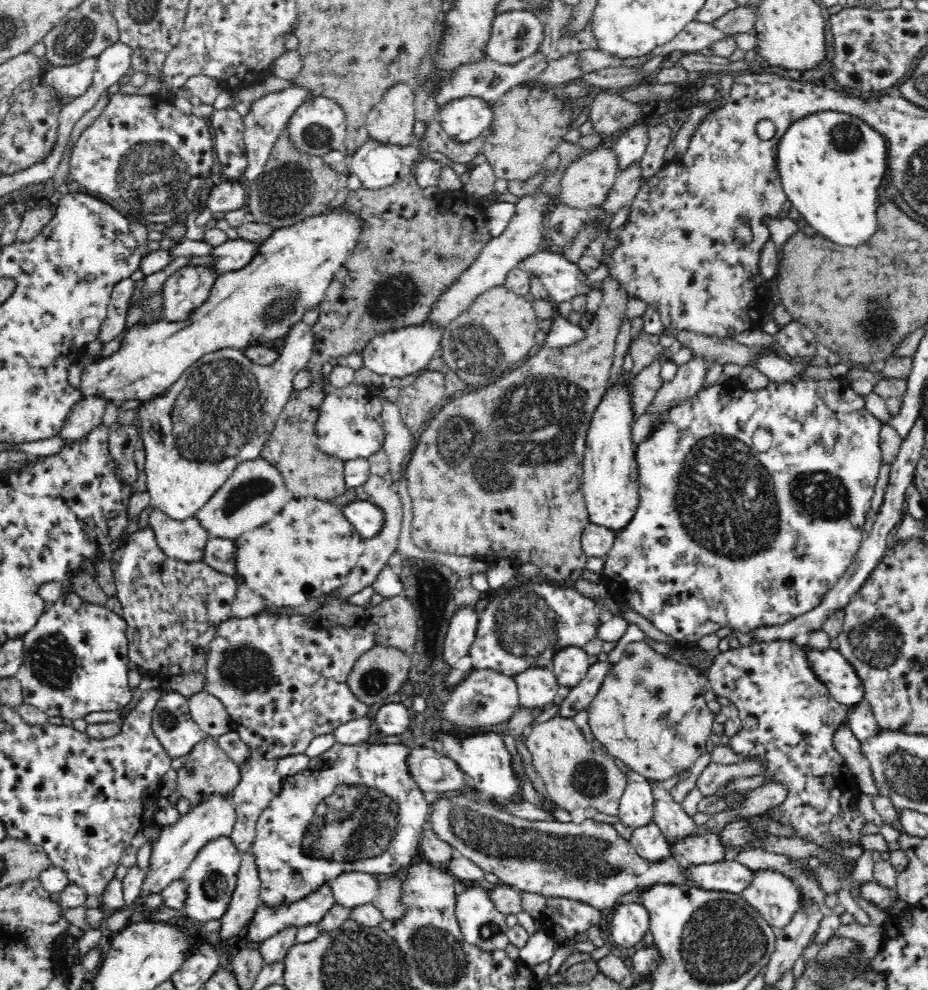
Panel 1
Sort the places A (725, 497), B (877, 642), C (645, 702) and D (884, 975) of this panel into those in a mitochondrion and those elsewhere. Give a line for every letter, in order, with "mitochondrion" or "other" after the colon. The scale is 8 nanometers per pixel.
A: mitochondrion
B: mitochondrion
C: other
D: other

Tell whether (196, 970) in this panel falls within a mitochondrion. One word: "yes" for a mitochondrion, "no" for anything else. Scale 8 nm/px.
no

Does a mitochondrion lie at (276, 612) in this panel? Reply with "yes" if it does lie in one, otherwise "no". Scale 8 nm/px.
no

